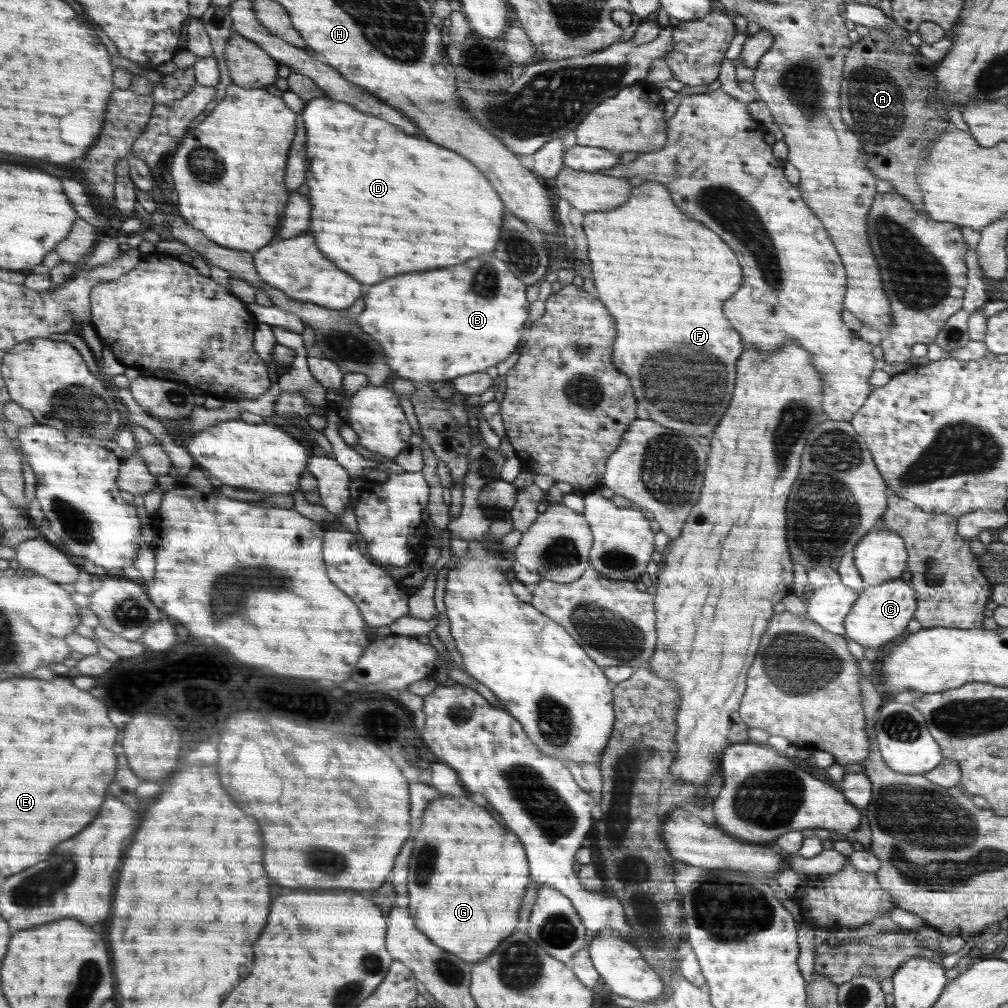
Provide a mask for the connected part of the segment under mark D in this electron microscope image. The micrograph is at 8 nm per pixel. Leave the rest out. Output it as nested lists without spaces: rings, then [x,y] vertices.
[[[313,98],[308,101],[302,110],[302,118],[304,118],[304,126],[306,126],[306,164],[308,164],[308,172],[312,174],[312,180],[308,180],[308,194],[310,194],[308,200],[310,200],[310,204],[314,204],[314,220],[310,222],[310,232],[312,232],[314,240],[318,240],[318,250],[322,254],[326,252],[326,258],[330,262],[338,264],[338,268],[342,268],[344,272],[348,272],[362,284],[378,284],[396,274],[462,264],[468,258],[494,252],[494,248],[497,247],[496,242],[501,240],[498,238],[498,232],[500,232],[502,210],[505,206],[502,205],[501,198],[497,196],[497,190],[490,186],[490,182],[480,174],[480,170],[472,162],[468,162],[466,158],[458,156],[456,152],[452,152],[448,148],[442,148],[428,140],[404,134],[394,124],[390,124],[378,116],[358,112],[342,101],[334,102],[332,98]]]

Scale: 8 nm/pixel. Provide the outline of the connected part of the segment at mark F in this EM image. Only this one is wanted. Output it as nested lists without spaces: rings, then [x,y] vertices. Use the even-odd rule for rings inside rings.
[[[646,181],[633,190],[622,208],[584,215],[598,300],[602,300],[606,308],[610,308],[610,316],[618,320],[614,360],[618,360],[618,368],[630,376],[640,408],[644,406],[654,420],[662,420],[664,425],[674,424],[674,428],[686,428],[686,432],[690,432],[690,424],[694,424],[696,436],[710,436],[732,402],[738,358],[746,354],[746,346],[740,344],[738,332],[722,312],[724,300],[742,284],[742,270],[732,248],[702,222],[688,218],[672,202],[666,186]],[[680,380],[692,380],[692,386],[680,386]]]

